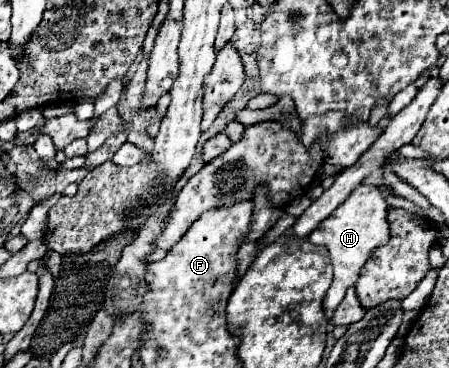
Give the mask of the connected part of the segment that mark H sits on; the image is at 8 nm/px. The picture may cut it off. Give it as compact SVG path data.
M359 185L337 209L335 215L329 215L311 235L309 241L313 245L323 245L329 251L329 259L333 265L333 283L325 295L323 309L327 313L335 311L335 307L343 301L345 291L355 285L357 275L363 267L363 263L371 257L371 253L387 243L389 235L389 223L387 223L387 209L383 195L375 185Z

